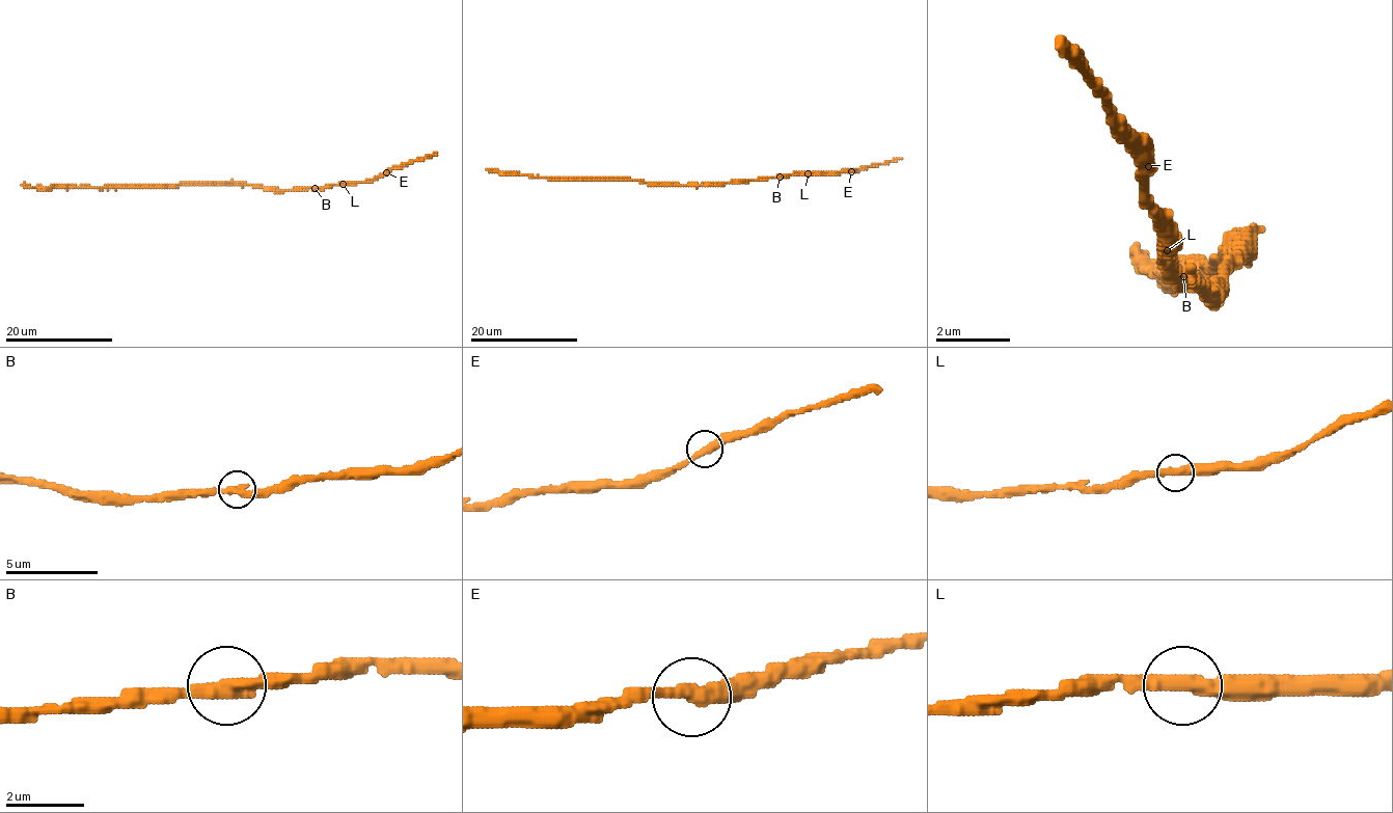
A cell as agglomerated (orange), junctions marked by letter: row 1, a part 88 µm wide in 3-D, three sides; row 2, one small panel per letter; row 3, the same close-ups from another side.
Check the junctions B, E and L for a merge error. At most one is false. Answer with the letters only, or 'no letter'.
no letter

